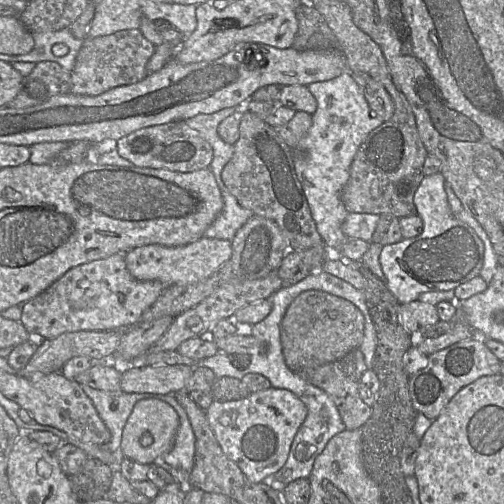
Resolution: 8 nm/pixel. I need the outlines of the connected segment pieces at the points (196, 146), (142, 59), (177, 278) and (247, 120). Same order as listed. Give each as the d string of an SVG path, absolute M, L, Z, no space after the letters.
M183 120L141 128L116 142L119 155L141 168L187 173L209 168L213 159L213 149L210 144Z
M140 29L121 30L110 35L86 38L71 71L71 90L76 95L98 96L113 88L145 79L147 63L156 50Z
M203 236L184 246L166 247L158 244L140 246L125 253L126 266L138 280L156 280L170 287L176 284L192 284L211 276L231 257L232 241Z
M244 109L240 122L239 138L234 144L233 156L224 166L221 179L226 189L243 207L252 211L254 215L267 218L277 224L287 240L288 249L302 251L324 245L295 172L294 151L280 137L277 129L247 109Z

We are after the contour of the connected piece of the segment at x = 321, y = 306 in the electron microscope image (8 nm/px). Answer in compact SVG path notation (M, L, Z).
M320 290L298 295L287 308L280 325L284 359L288 367L301 373L335 362L360 347L365 334L365 318L351 301Z

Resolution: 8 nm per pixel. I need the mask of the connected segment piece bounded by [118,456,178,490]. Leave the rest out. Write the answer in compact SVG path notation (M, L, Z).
M123 457L118 469L129 481L148 481L159 490L178 482L177 478L156 463L142 464L127 457Z

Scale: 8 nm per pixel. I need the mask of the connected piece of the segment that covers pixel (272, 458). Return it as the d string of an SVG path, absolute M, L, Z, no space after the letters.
M270 387L233 401L215 401L205 410L218 443L230 460L254 483L280 470L288 459L292 442L308 414L304 402L288 389Z

